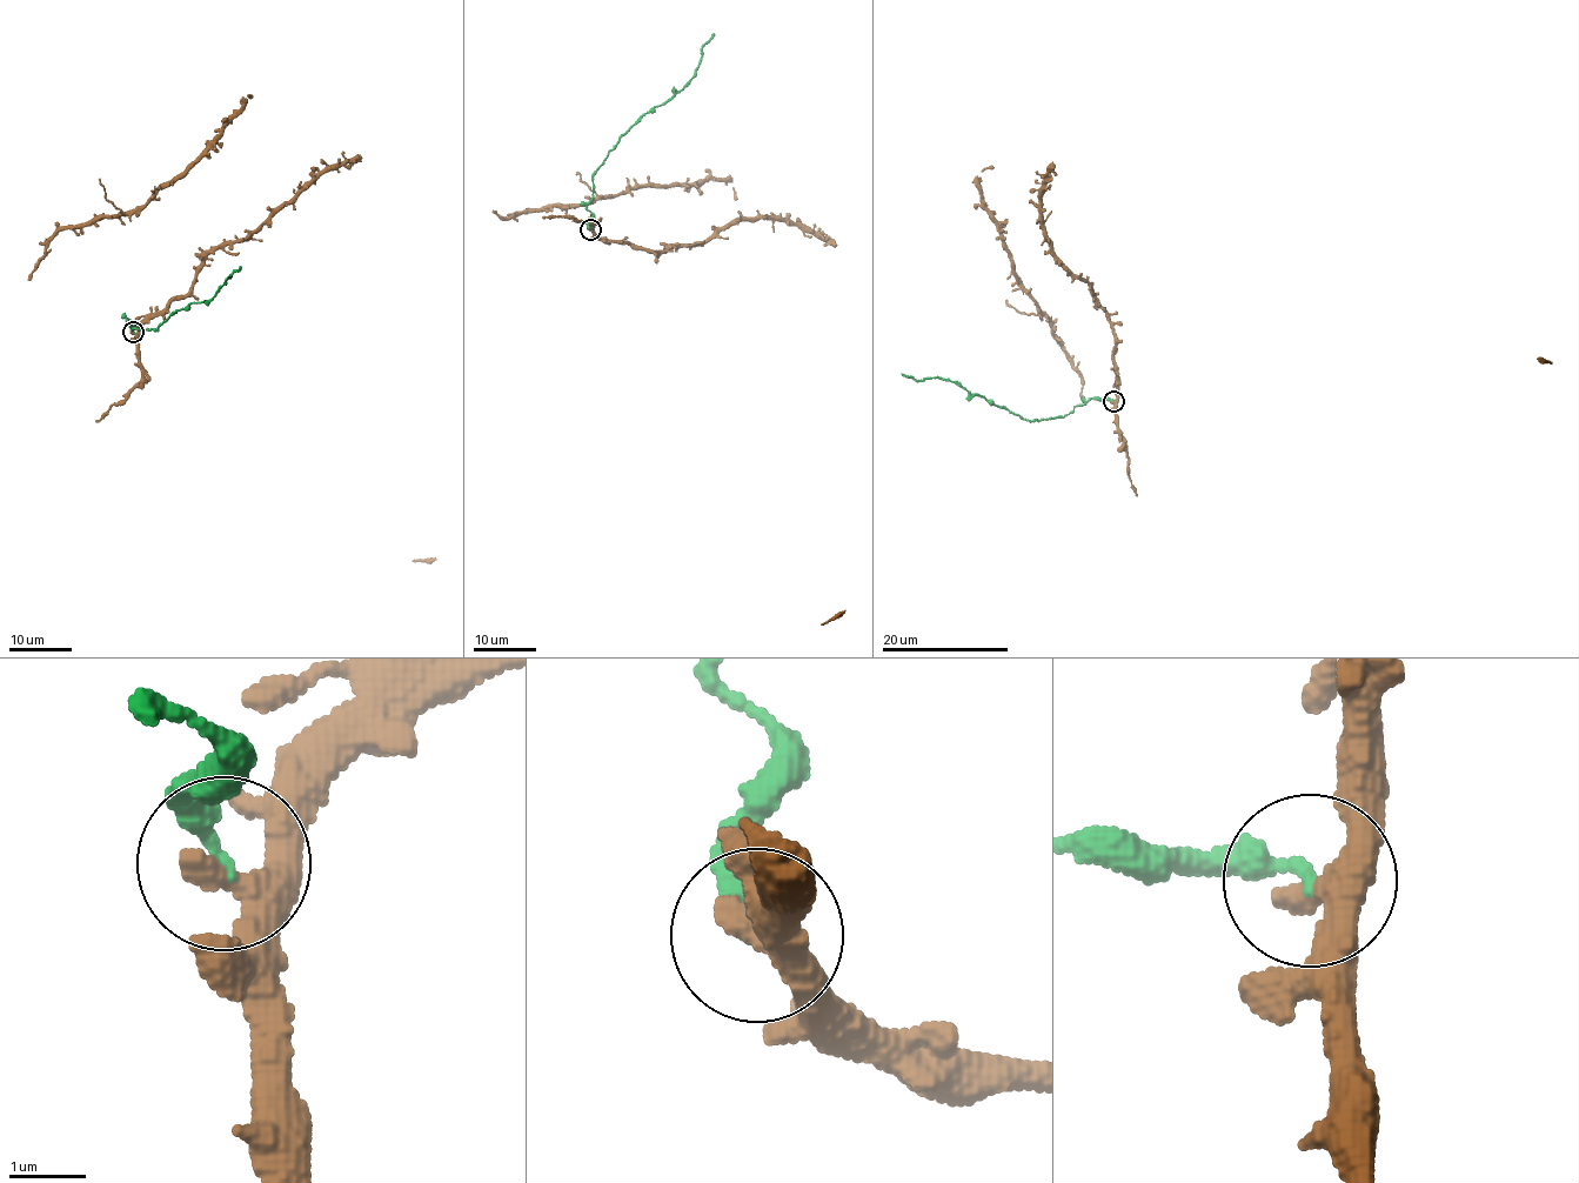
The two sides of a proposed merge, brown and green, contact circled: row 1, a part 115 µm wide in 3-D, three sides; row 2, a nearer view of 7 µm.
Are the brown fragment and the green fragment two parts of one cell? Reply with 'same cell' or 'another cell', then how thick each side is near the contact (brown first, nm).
another cell; 320 nm thick on the brown side, 220 nm on the other

